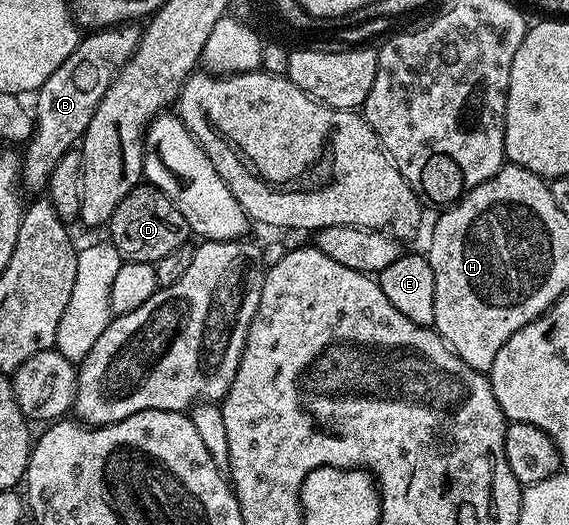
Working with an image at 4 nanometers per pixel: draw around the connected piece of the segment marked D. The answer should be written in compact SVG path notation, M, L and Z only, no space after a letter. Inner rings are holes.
M142 183L131 189L126 198L122 199L122 202L115 208L114 215L111 216L108 231L110 231L110 243L118 251L121 260L152 264L156 264L170 252L178 249L187 242L185 241L187 237L190 237L190 230L182 213L170 203L169 197L164 192L147 183Z

